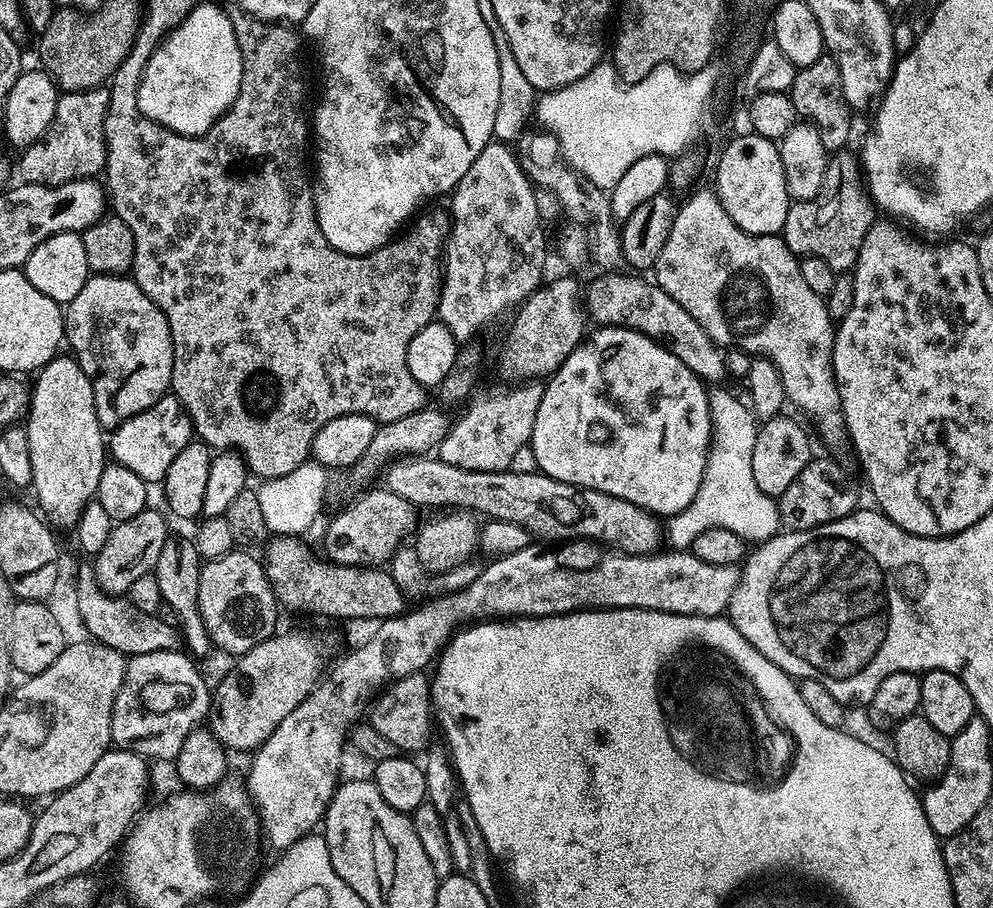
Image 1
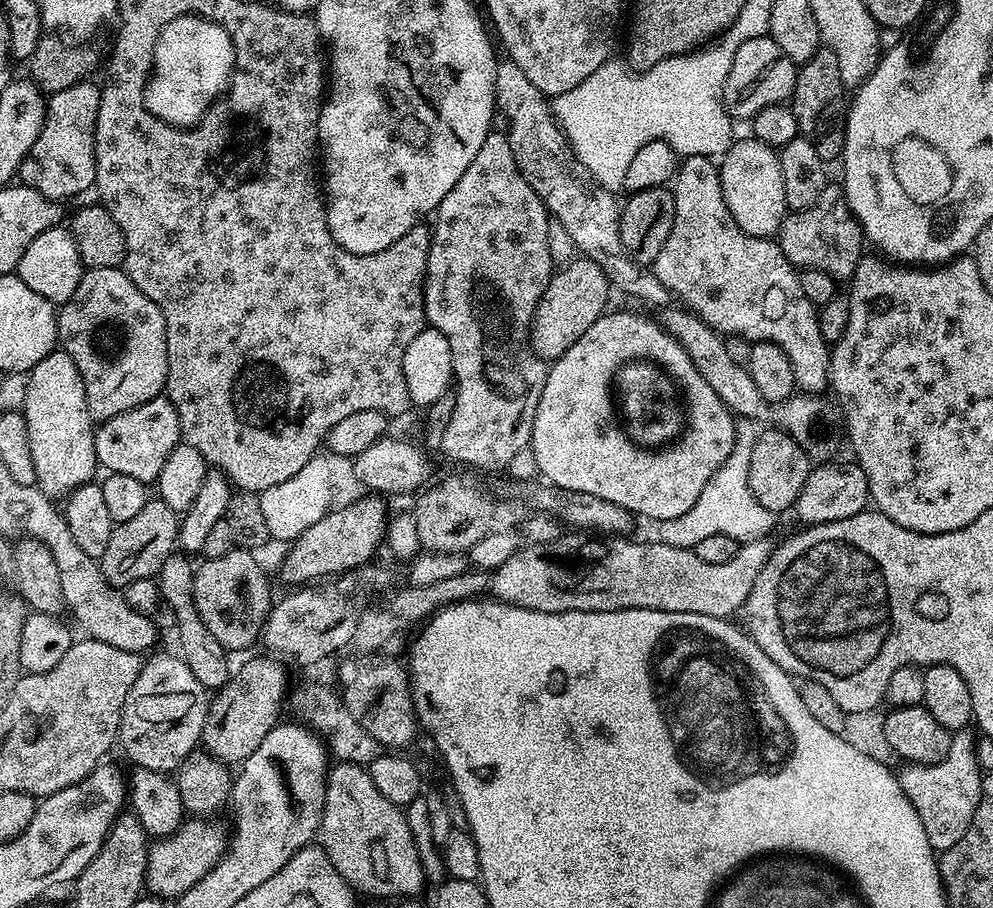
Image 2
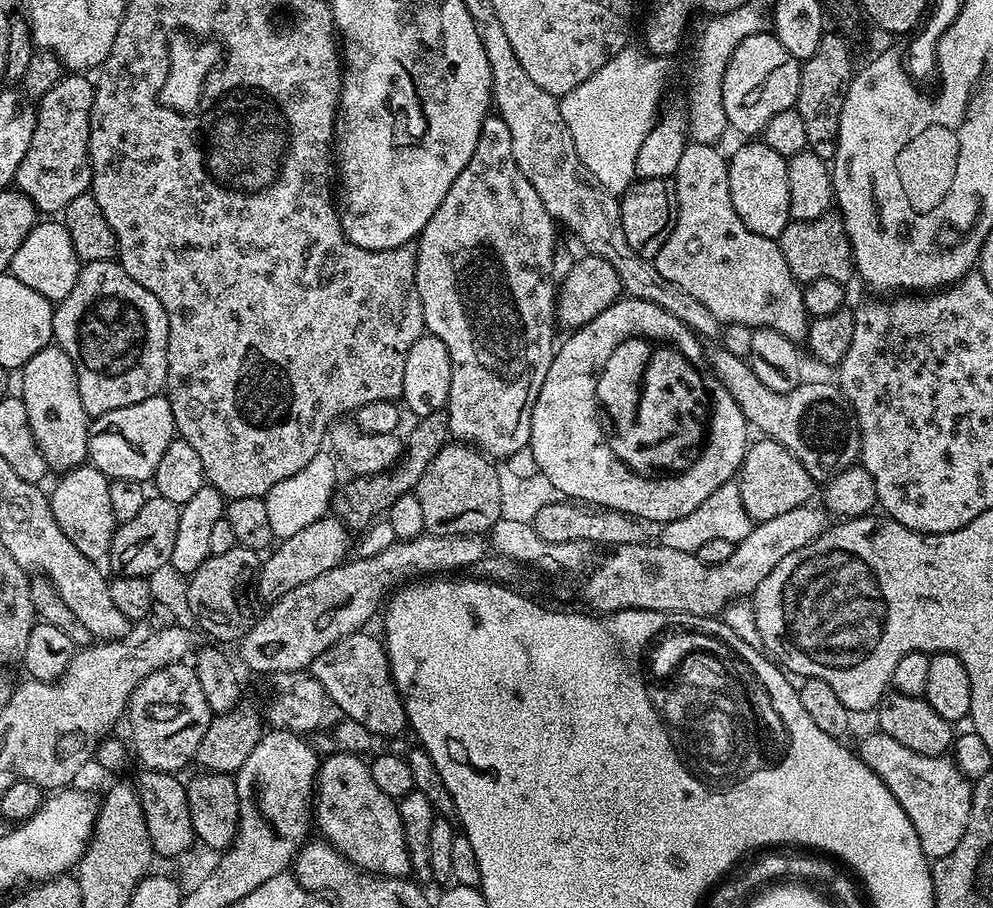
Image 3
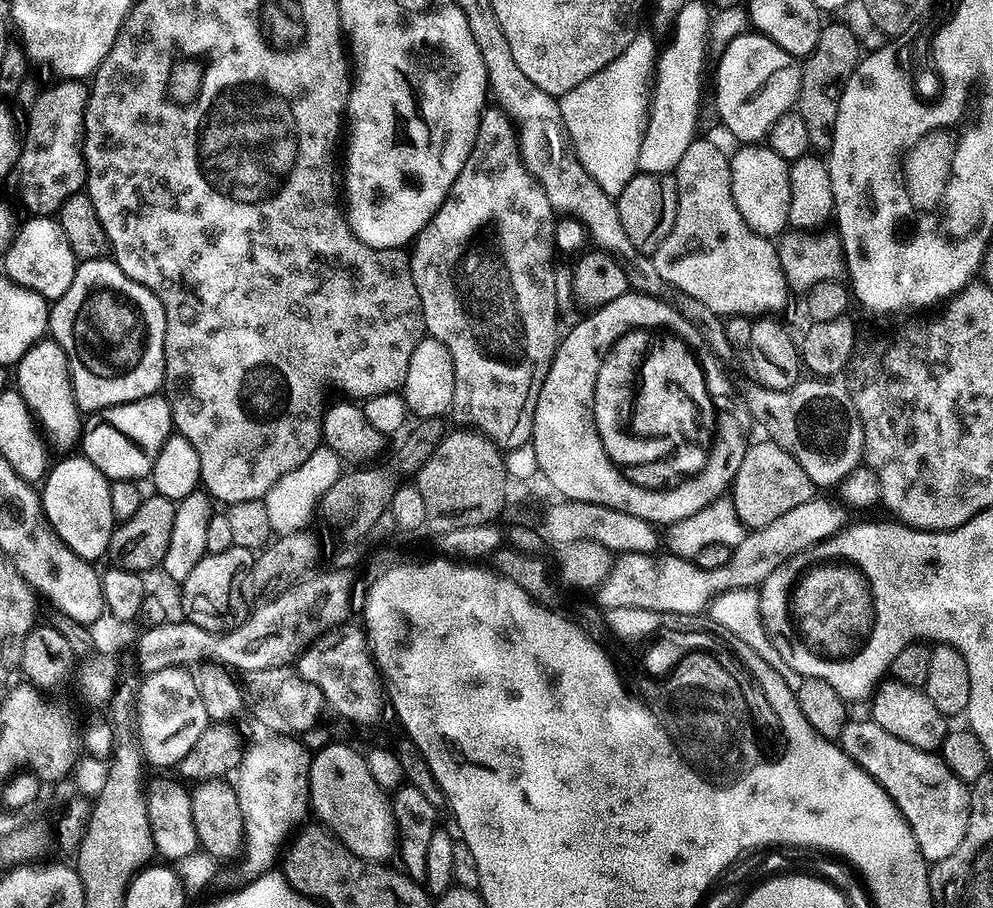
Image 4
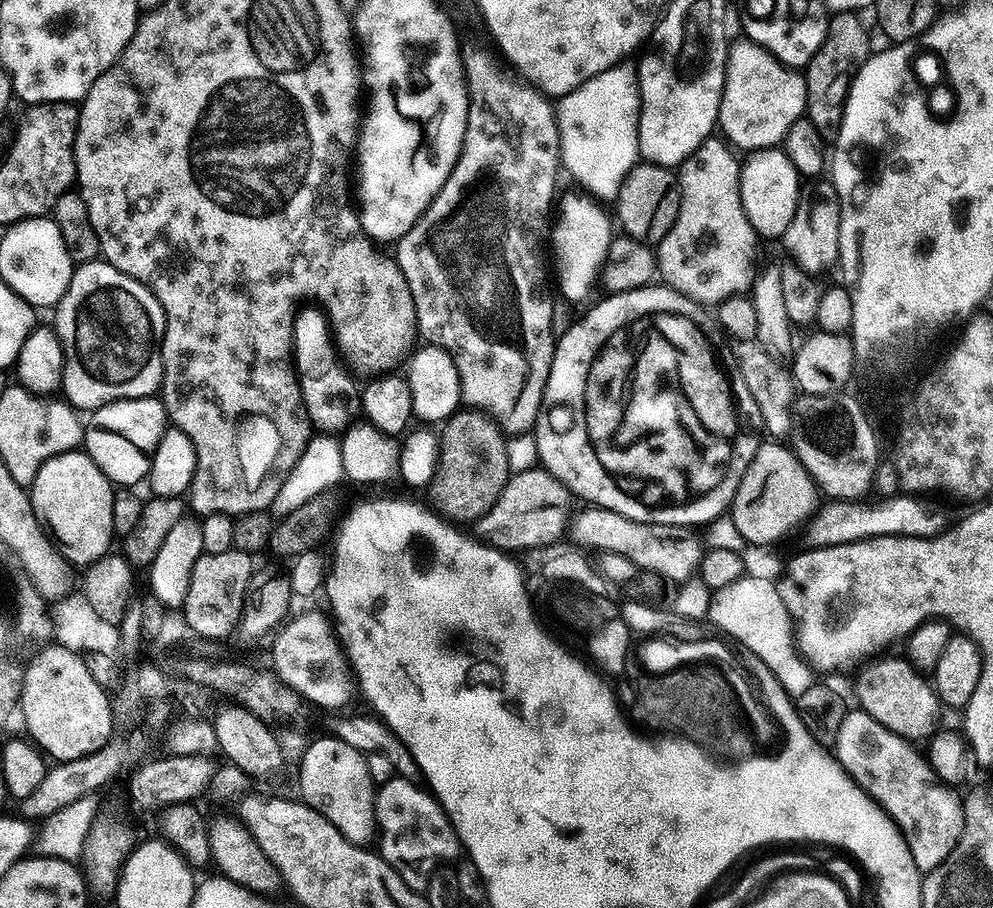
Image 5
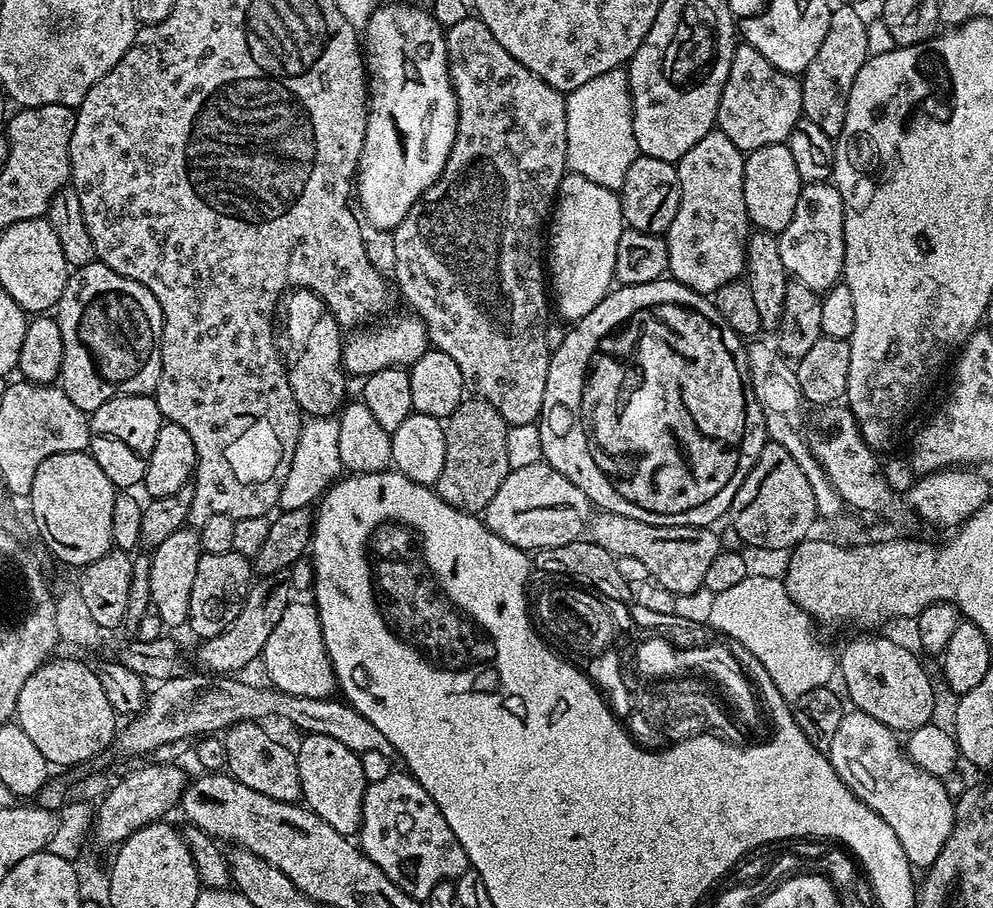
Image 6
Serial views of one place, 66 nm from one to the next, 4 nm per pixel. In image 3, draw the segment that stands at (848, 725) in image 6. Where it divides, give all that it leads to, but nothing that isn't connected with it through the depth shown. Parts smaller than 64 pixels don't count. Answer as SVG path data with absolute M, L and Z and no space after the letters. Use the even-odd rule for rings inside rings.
M873 730L869 736L864 736L860 740L858 755L862 763L870 766L872 772L882 778L882 782L898 798L898 806L906 810L906 818L914 826L918 834L918 842L922 842L922 850L928 855L929 861L942 858L962 842L962 834L966 834L966 826L970 822L970 806L972 805L972 784L967 776L960 773L960 768L951 759L944 756L923 756L914 754L914 750L906 750L902 742L894 742L885 732Z

